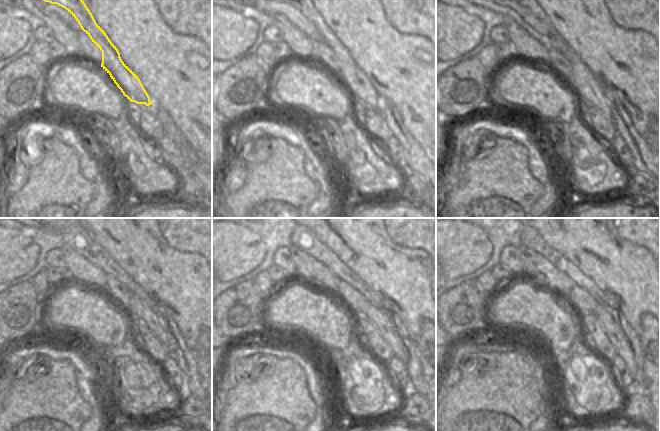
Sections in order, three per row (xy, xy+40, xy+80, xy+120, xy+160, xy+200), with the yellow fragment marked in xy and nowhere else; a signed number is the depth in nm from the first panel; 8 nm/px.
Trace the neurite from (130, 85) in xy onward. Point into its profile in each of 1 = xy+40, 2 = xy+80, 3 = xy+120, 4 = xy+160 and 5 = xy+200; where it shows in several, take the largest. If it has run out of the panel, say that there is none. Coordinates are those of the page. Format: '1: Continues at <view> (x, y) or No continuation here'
1: Continues at xy+40 (356, 83)
2: Continues at xy+80 (586, 87)
3: Continues at xy+120 (139, 312)
4: Continues at xy+160 (377, 317)
5: Continues at xy+200 (621, 343).

